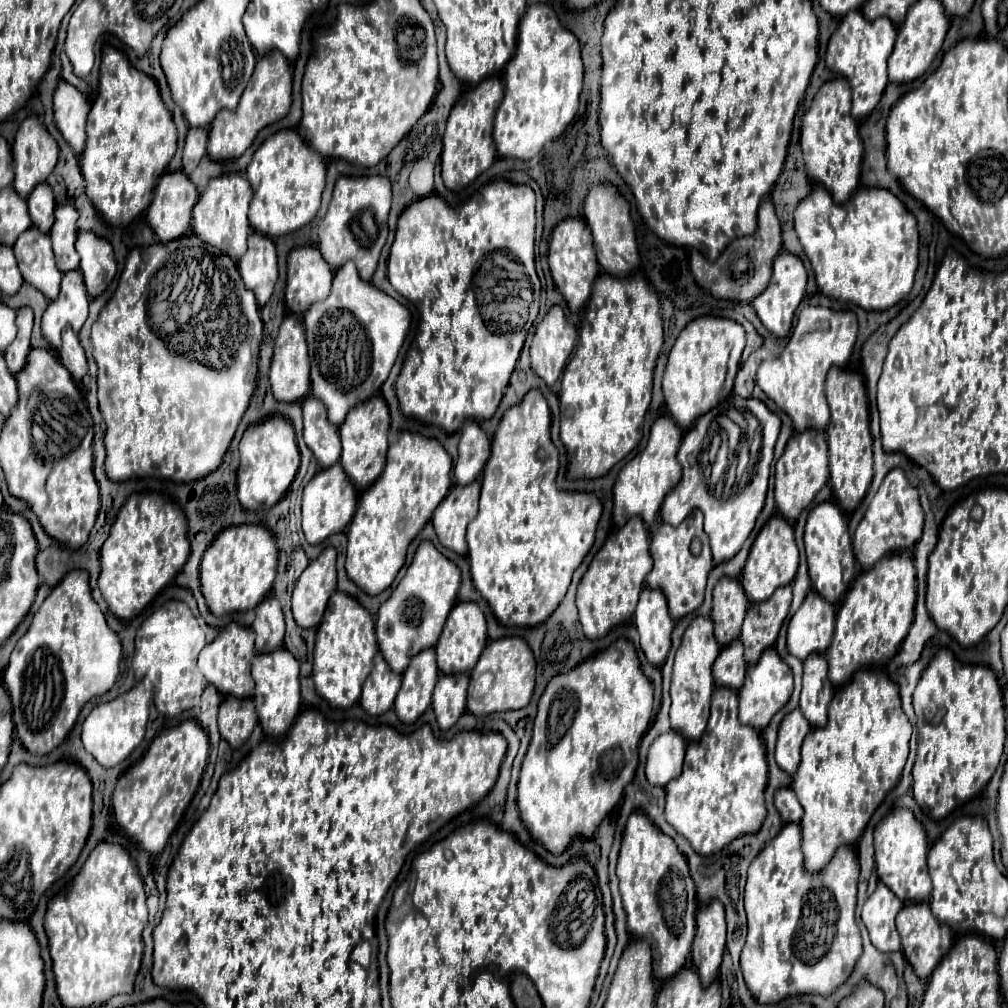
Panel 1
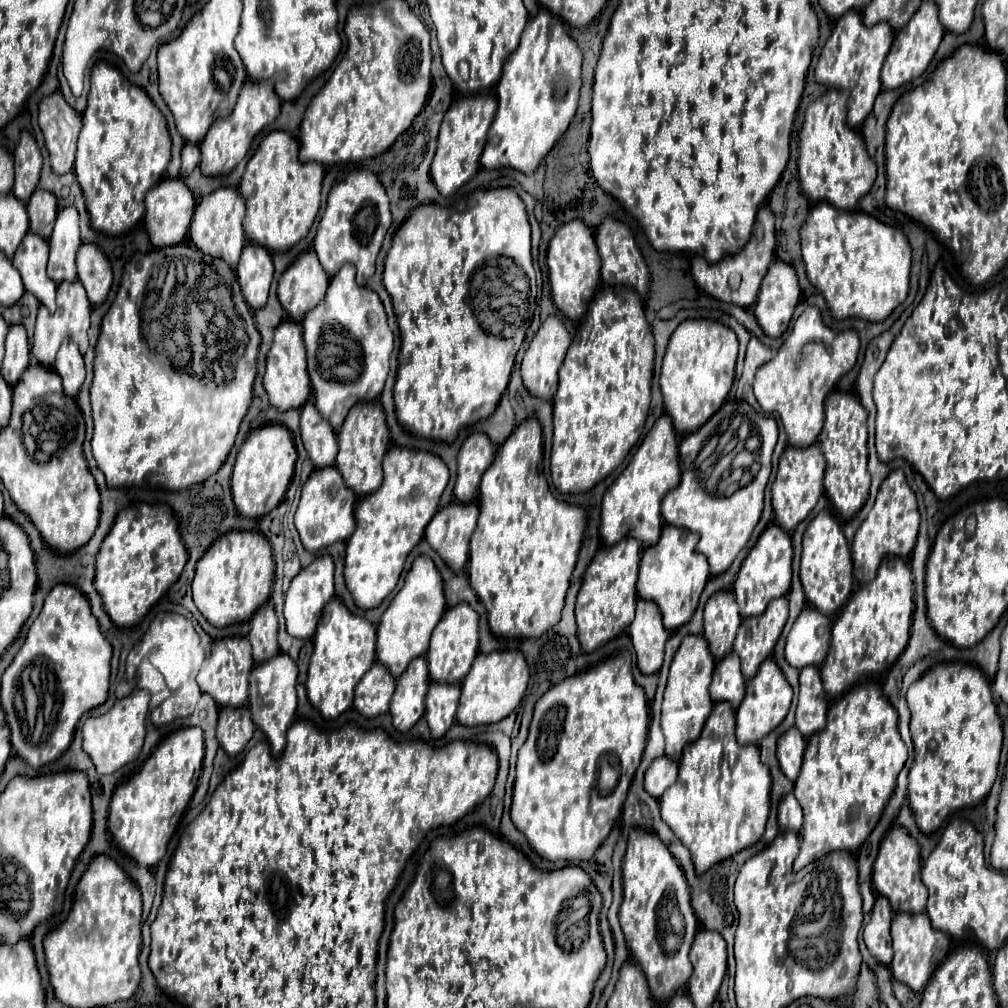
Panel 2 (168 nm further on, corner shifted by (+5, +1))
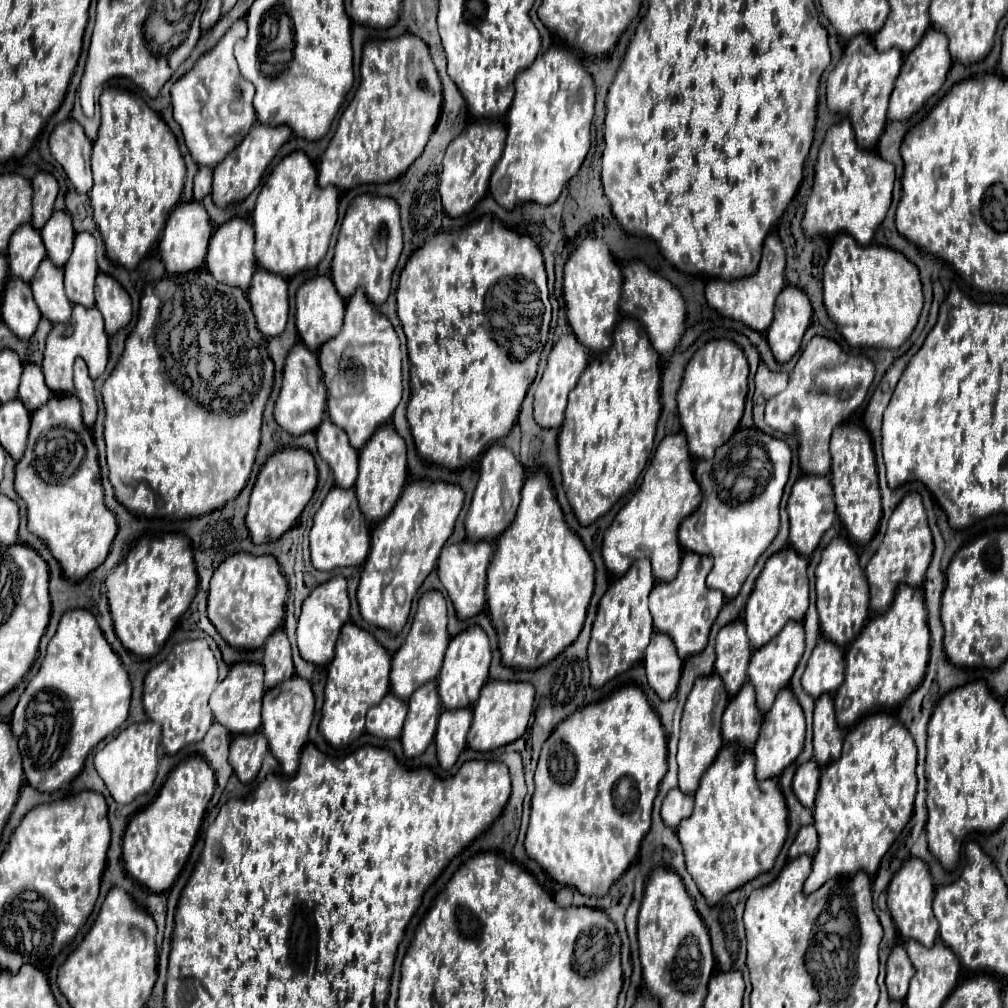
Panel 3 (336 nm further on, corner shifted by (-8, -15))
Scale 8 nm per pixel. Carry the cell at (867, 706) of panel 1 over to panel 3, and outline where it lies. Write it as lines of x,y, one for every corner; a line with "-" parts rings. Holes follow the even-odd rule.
888,712
864,716
846,732
842,756
822,768
820,788
814,804
814,826
820,836
814,854
812,874
804,892
818,890
828,878
856,874
864,870
874,874
882,856
912,816
916,796
916,744
902,722

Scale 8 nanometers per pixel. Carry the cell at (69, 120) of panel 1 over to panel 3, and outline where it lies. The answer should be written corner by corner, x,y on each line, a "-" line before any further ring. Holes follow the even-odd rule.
72,118
58,124
50,134
50,150
54,160
64,168
66,176
74,184
76,192
78,194
90,192
92,140
84,134
82,126

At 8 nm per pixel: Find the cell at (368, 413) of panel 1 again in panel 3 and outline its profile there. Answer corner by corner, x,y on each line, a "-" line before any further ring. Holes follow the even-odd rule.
384,424
370,436
370,440
362,446
358,456
358,480
354,484
354,490
358,494
358,502
362,508
362,514
370,522
378,522
386,518
394,504
398,502
398,496
406,484
406,444
404,438
394,430
392,424

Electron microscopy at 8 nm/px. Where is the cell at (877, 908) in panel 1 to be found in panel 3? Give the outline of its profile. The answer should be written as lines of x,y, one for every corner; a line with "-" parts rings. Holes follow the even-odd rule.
898,942
886,964
886,988
892,1000
904,1000
908,994
908,982
914,976
914,966
910,964
910,958
904,950
904,944

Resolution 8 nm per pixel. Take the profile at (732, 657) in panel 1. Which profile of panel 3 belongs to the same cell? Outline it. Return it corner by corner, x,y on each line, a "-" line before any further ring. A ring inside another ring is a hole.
746,682
736,696
730,698
722,716
722,736
726,742
738,742
742,750
752,748
762,724
762,712
756,706
756,694

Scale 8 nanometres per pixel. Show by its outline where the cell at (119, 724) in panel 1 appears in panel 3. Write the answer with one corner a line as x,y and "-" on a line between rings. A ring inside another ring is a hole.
146,720
138,726
122,730
114,740
110,740
102,750
94,754
94,766
104,780
108,792
118,804
132,802
138,794
144,794
152,788
158,766
158,744
160,744
160,724

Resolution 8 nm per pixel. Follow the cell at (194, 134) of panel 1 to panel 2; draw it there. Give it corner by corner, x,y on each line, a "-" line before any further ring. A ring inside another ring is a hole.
185,144
181,152
181,178
187,178
195,170
197,164
199,164
199,146

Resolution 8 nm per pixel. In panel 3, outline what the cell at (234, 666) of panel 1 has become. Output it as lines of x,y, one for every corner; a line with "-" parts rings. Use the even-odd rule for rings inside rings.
238,662
230,666
228,676
216,686
214,694
210,696
210,708
214,718
230,732
230,734
250,734
258,732
262,718
262,696
264,696
264,668
256,662

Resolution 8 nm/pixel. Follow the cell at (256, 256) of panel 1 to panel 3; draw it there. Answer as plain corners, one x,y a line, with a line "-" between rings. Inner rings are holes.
258,268
248,290
248,300
252,304
258,330
266,338
282,334
288,320
288,282
274,272

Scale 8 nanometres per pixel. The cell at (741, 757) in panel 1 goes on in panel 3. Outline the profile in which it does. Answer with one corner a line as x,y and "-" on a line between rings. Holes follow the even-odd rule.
724,744
722,752
716,756
714,764
704,772
698,790
694,792
696,804
694,812
682,820
676,828
676,834
684,846
686,868
696,880
698,888
704,892
706,902
714,906
724,894
740,888
762,872
768,872
774,866
774,860
784,846
788,834
788,808
780,792
778,780
758,780
754,776
754,756
750,750
740,750
738,744

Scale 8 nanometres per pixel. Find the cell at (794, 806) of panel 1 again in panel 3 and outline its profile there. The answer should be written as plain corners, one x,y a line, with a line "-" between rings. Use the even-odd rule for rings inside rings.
812,824
802,826
794,838
794,844
790,846
790,858
798,858
800,854
812,856
818,848
818,834

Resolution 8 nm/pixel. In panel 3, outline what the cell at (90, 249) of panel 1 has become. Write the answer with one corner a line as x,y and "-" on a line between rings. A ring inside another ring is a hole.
100,272
96,276
94,292
96,292
96,308
104,316
106,332
114,334
120,328
124,328
132,318
132,302
122,284
112,276

